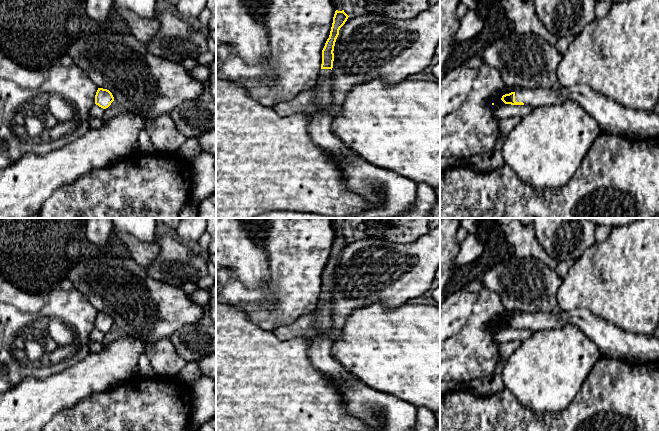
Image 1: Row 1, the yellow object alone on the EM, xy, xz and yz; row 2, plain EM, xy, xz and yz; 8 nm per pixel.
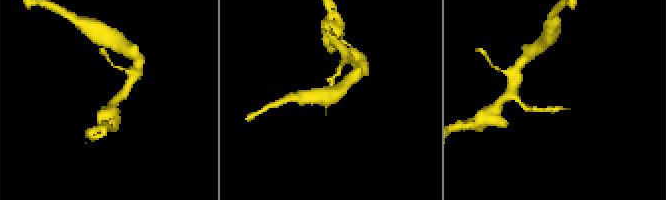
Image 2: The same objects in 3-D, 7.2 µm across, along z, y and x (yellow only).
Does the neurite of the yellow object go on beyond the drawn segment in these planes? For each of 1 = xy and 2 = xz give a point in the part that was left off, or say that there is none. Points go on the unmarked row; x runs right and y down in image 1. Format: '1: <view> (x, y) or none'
1: none
2: xz (380, 411)

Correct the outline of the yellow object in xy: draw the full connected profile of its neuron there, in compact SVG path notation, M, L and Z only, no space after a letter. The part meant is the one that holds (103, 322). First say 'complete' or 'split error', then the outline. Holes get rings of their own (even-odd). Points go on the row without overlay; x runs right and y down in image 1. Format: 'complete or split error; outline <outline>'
complete; outline M98 312L96 319L95 319L95 328L99 331L106 333L108 332L111 327L114 325L114 321L112 317L103 312Z

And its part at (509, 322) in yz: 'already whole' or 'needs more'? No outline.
needs more

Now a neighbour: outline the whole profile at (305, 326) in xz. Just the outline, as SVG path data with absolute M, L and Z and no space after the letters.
M314 312L299 317L290 325L277 326L273 333L280 340L291 340L297 337L311 338L317 333Z

